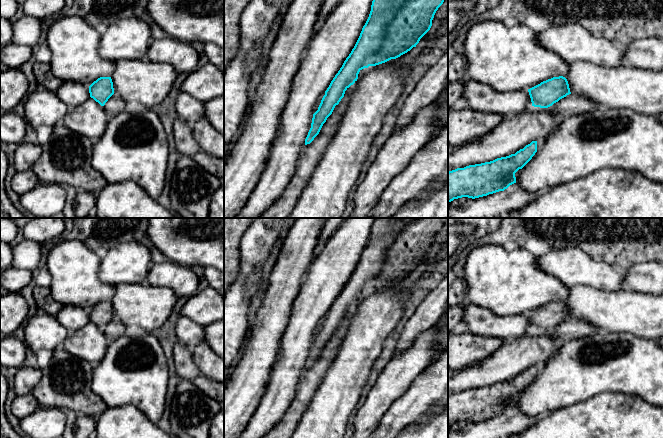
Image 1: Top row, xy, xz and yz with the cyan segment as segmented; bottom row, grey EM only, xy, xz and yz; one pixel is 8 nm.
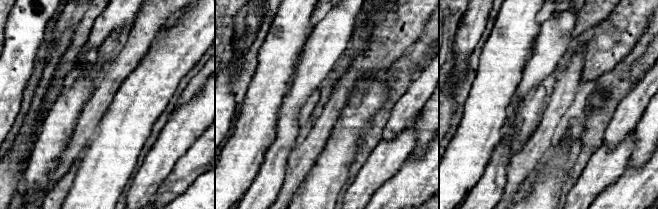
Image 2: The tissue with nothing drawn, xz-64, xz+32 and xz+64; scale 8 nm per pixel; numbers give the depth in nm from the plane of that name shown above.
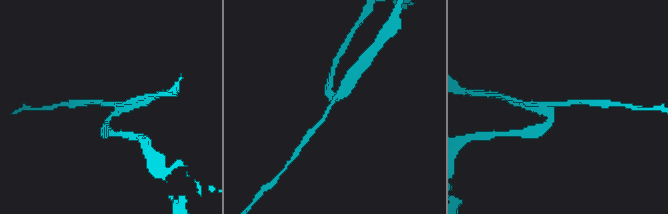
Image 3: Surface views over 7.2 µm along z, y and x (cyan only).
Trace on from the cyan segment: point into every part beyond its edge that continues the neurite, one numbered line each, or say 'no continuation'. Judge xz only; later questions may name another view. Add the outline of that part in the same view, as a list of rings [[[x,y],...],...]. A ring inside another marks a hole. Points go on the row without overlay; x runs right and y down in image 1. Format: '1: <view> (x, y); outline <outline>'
1: xz (311, 378); outline [[[368,292],[360,294],[358,303],[367,295]],[[355,307],[345,315],[344,321],[338,329],[335,330],[332,338],[323,348],[319,358],[314,364],[307,369],[304,369],[296,388],[296,394],[291,402],[286,414],[277,426],[269,432],[264,438],[291,438],[297,428],[303,414],[307,410],[310,401],[315,395],[320,386],[323,377],[333,363],[338,348],[345,337],[349,321],[351,320]]]

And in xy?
1: xy (115, 329); outline [[[113,318],[103,330],[107,340],[109,342],[121,337],[125,333],[125,325],[121,323],[117,318]]]

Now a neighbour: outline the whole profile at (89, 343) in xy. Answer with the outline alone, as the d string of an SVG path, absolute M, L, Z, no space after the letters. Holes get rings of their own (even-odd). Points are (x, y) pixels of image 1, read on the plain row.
M91 321L82 329L69 333L62 344L68 353L88 361L93 366L103 359L108 346L109 341L103 330Z

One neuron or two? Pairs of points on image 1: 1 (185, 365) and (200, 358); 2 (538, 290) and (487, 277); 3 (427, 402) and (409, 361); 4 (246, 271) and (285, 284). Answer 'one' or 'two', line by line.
1: two
2: one
3: two
4: two

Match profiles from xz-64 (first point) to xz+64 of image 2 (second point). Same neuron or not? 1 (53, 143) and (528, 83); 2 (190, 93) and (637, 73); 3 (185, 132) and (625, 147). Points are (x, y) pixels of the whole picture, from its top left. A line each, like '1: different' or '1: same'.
1: same
2: different
3: same

